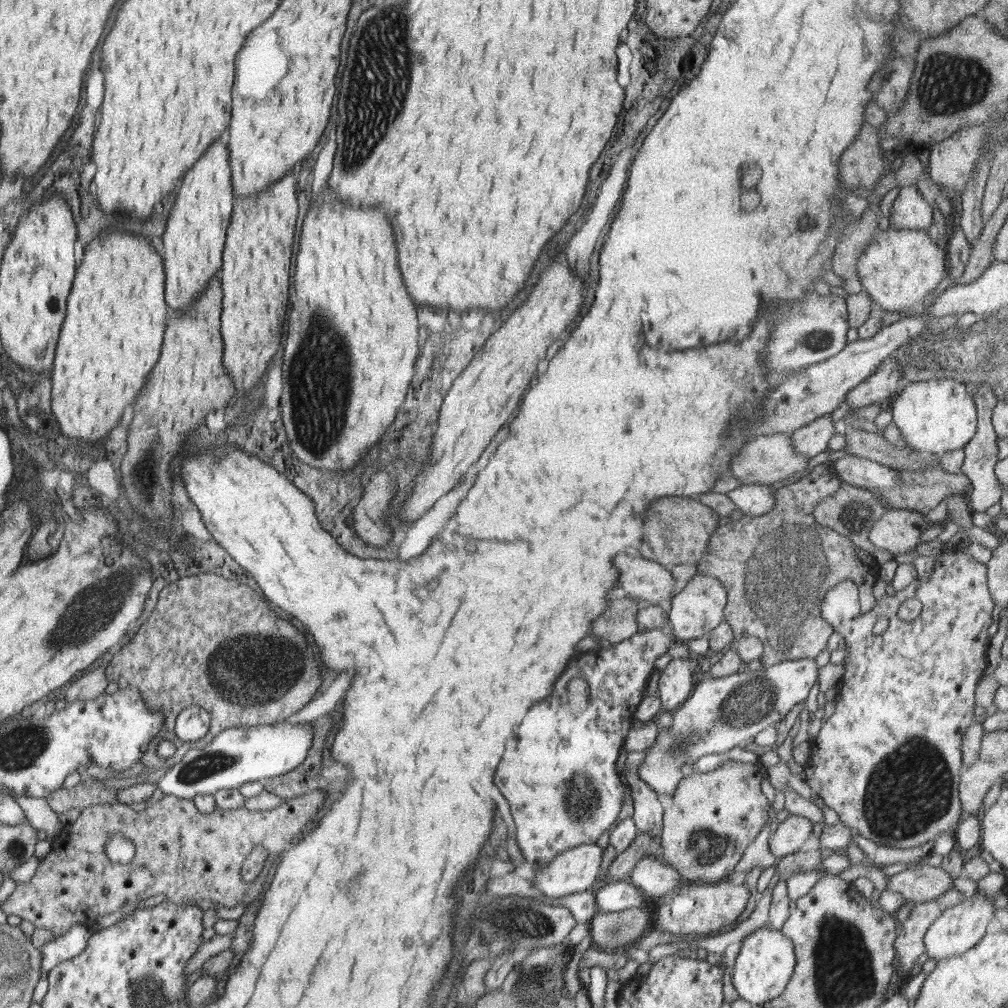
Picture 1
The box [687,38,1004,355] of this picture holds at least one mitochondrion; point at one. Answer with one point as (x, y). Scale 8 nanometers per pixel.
(946, 86)

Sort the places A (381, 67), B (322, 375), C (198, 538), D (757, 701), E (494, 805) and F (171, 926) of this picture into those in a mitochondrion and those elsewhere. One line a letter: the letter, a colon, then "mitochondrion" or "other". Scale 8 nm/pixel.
A: mitochondrion
B: mitochondrion
C: other
D: mitochondrion
E: other
F: other

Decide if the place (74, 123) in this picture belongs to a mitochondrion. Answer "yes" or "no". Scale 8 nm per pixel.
no

